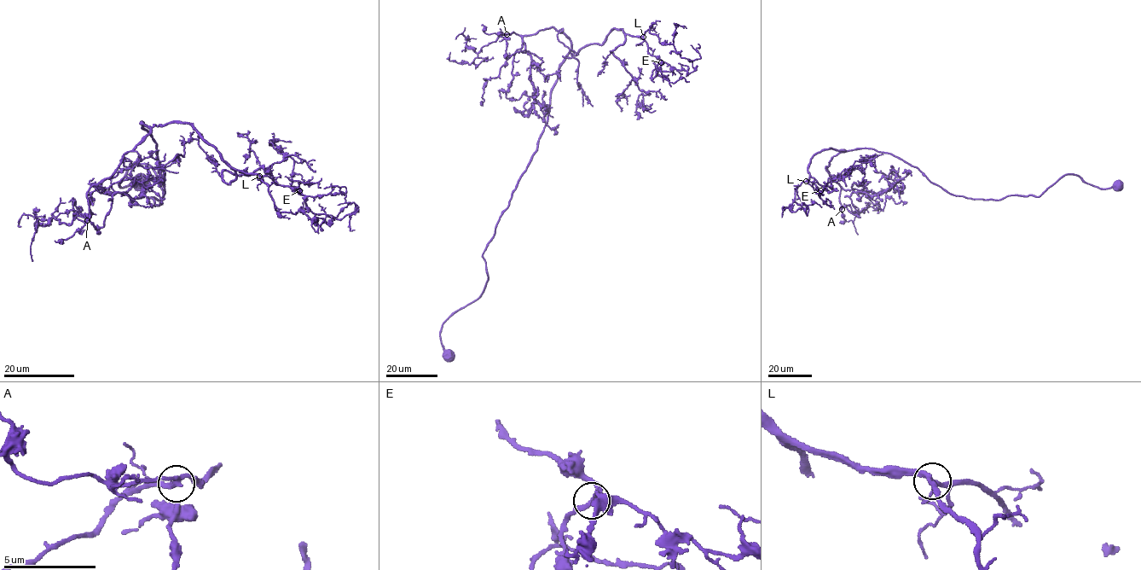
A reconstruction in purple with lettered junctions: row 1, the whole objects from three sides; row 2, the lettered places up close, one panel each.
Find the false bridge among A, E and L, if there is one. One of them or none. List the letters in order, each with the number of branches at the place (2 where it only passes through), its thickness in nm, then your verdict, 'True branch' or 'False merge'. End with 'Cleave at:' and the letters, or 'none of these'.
A: Branches: 4. Thickness 240 nm. True branch
E: Branches: 3. Thickness 220 nm. True branch
L: Branches: 4. Thickness 200 nm. True branch
Cleave at: none of these

